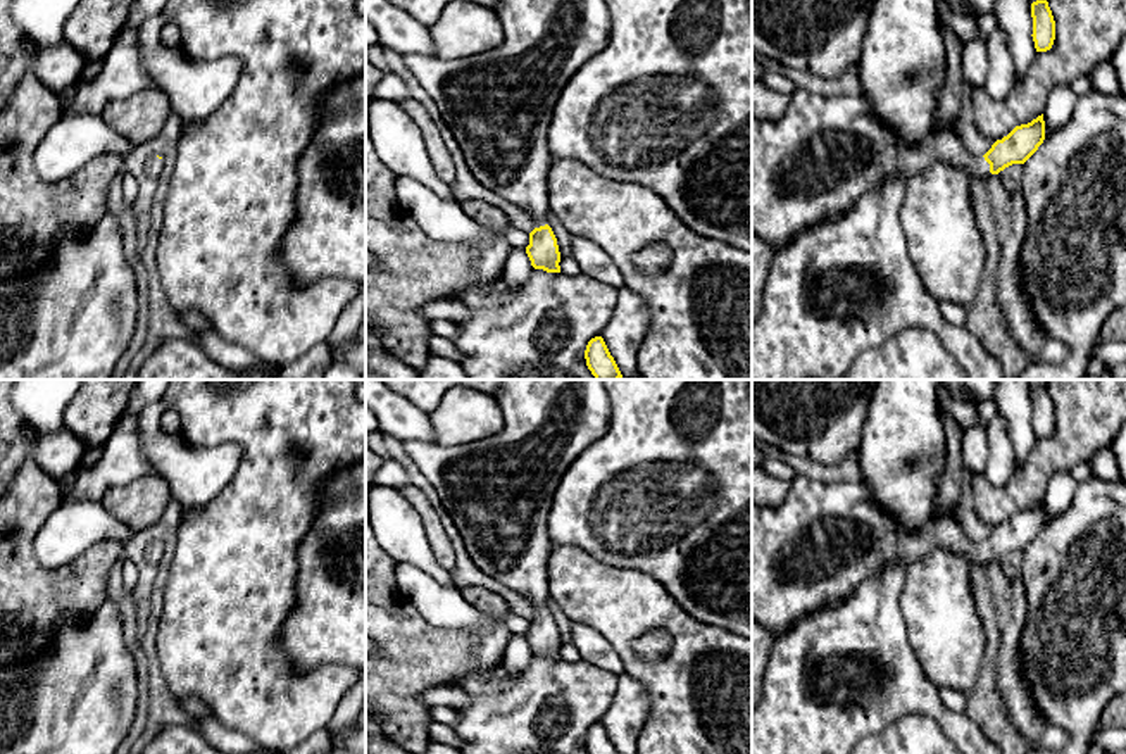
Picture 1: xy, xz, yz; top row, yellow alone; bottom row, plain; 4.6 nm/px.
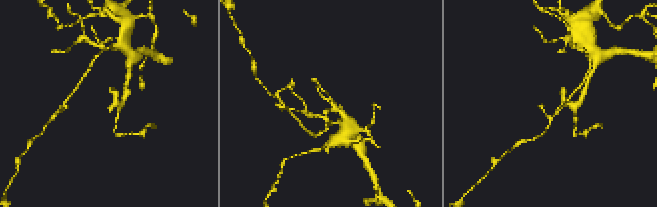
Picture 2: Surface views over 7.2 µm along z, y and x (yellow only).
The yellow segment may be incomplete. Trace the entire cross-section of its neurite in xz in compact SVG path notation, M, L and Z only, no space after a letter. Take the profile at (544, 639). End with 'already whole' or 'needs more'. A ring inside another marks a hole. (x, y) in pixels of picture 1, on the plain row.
M500 380L495 395L504 428L464 445L403 442L407 454L438 492L474 564L535 604L526 640L535 656L560 659L560 638L547 611L547 561L552 544L547 518L566 469L600 440L610 423L602 380Z; needs more

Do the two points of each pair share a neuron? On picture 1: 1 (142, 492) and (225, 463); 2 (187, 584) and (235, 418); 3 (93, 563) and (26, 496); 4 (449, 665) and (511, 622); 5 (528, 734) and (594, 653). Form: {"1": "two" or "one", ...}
{"1": "two", "2": "one", "3": "one", "4": "two", "5": "two"}

